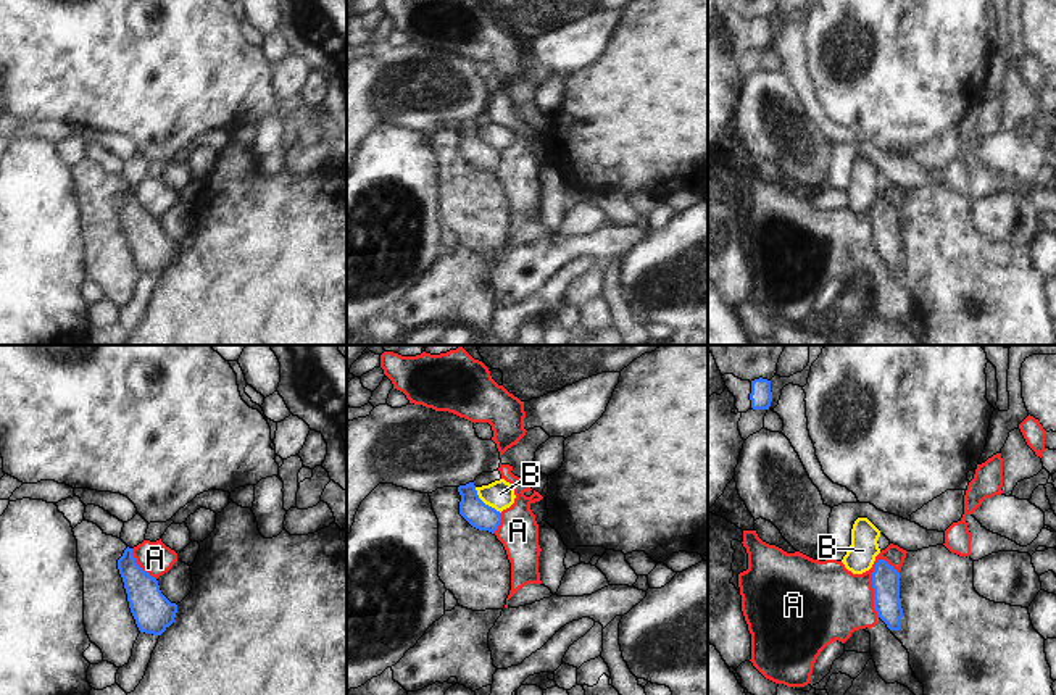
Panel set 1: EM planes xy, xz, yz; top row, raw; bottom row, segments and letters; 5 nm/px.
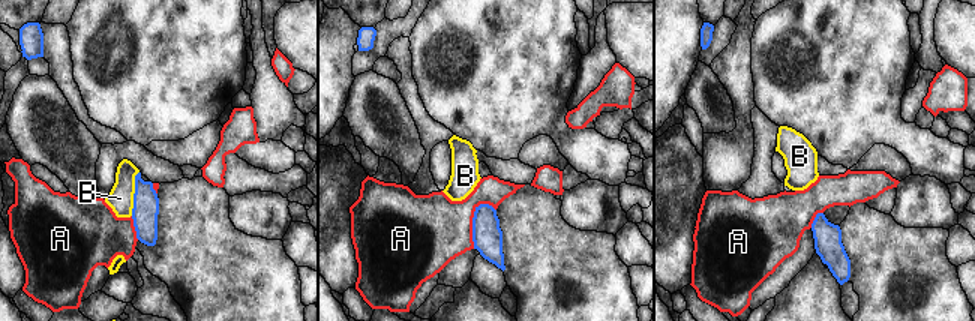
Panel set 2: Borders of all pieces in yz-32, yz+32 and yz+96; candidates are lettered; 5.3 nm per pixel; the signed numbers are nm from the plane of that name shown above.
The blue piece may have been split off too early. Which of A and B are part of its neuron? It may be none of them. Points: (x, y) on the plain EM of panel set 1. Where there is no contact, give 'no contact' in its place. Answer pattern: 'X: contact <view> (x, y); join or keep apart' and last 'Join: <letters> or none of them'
A: contact yz (873, 224); keep apart
B: contact xz (484, 142); keep apart
Join: none of them

